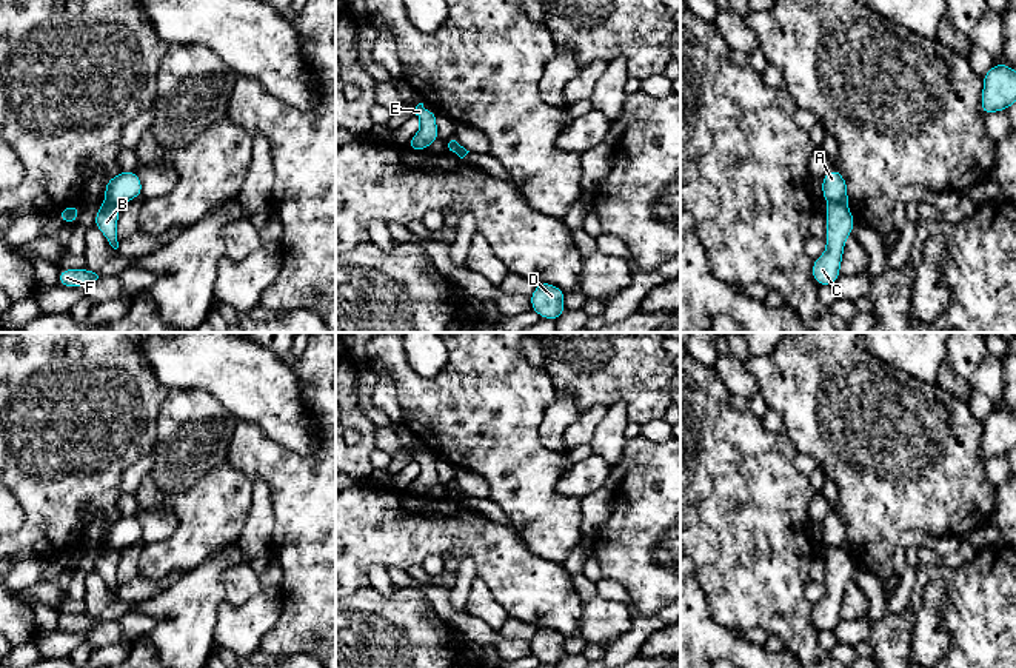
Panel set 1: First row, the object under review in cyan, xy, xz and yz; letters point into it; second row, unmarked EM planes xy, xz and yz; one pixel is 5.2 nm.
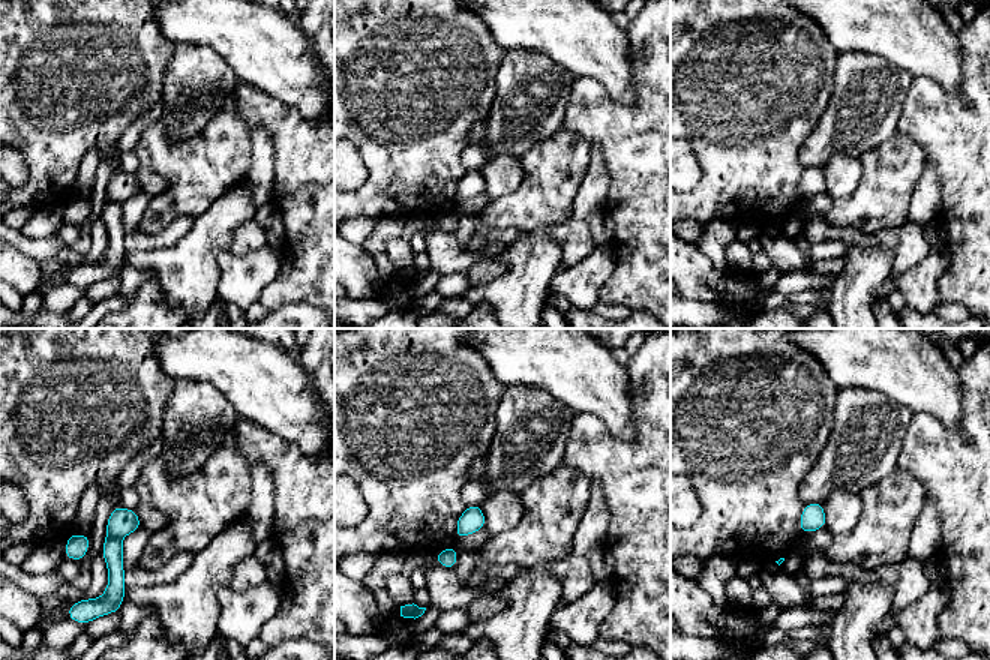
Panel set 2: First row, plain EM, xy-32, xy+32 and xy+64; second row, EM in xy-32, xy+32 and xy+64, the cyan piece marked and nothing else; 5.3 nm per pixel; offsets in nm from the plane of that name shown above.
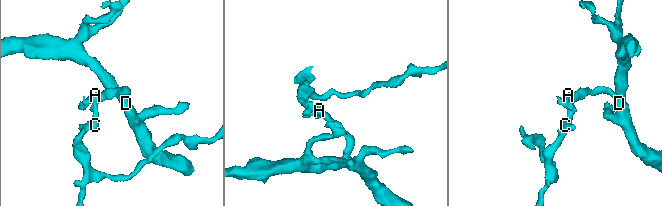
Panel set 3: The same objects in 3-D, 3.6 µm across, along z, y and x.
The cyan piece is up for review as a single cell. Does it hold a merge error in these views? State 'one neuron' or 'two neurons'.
two neurons

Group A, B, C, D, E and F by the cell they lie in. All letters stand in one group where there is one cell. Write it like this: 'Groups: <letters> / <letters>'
Groups: A D E / B C F

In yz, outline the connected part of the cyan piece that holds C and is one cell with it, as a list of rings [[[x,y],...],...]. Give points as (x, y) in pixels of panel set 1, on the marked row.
[[[831,202],[825,211],[827,232],[825,252],[813,260],[811,274],[817,286],[834,285],[841,277],[841,263],[844,257],[845,240],[851,235],[856,219],[847,203]]]

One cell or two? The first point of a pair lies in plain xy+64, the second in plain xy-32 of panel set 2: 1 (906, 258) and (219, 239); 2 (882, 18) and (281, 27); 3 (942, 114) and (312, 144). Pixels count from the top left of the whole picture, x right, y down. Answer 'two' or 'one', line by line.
1: two
2: one
3: one

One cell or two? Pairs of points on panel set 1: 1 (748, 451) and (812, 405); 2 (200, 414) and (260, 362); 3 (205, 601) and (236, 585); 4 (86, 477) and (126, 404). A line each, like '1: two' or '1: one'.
1: two
2: two
3: two
4: one

